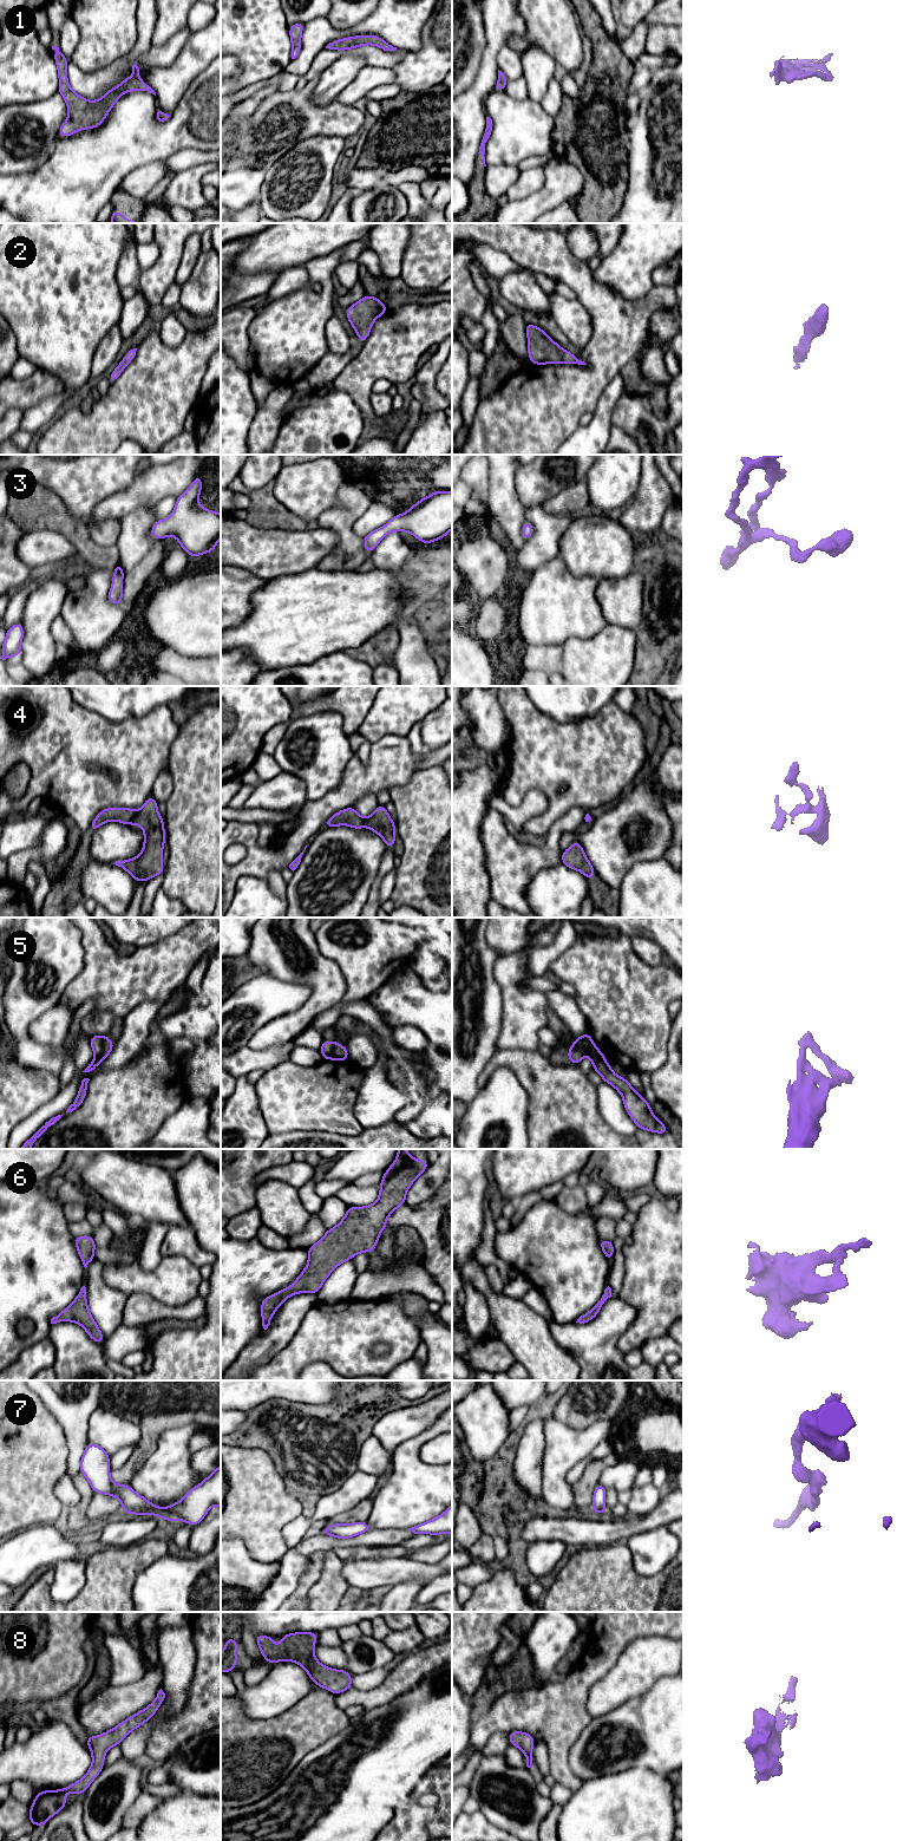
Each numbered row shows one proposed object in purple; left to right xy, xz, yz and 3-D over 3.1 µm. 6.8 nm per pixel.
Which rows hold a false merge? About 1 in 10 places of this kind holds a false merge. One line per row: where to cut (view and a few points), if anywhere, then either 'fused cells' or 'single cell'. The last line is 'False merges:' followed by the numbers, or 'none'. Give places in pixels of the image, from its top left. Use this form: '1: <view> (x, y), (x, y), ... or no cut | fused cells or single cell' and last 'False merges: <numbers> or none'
1: no cut | single cell
2: no cut | single cell
3: no cut | single cell
4: xy (137, 811), (130, 823) | fused cells
5: xy (103, 1037), (103, 1051), (95, 1058) | fused cells
6: no cut | single cell
7: no cut | single cell
8: no cut | single cell
False merges: 4, 5

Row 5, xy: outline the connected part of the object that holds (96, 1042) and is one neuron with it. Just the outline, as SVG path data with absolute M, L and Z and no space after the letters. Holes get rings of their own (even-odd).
M91 1036L90 1037L90 1045L93 1050L94 1058L98 1058L103 1053L103 1037L102 1036Z

